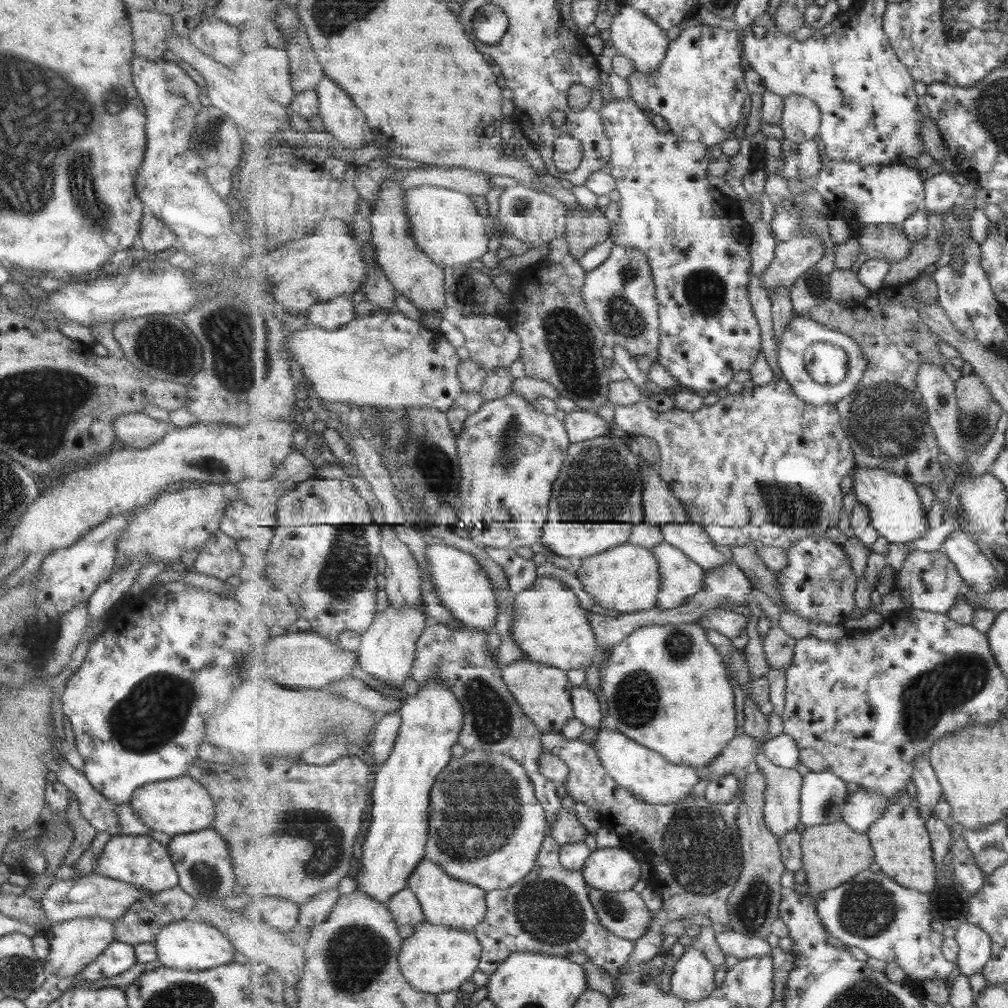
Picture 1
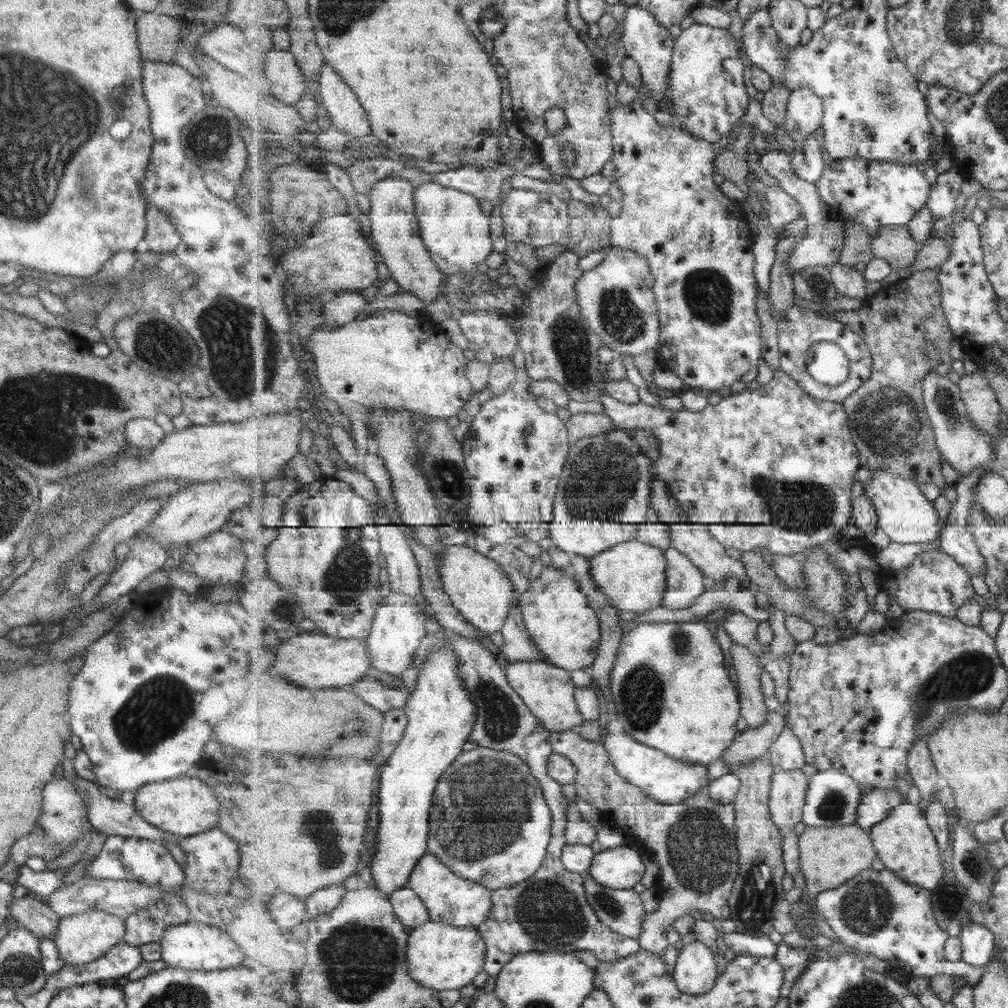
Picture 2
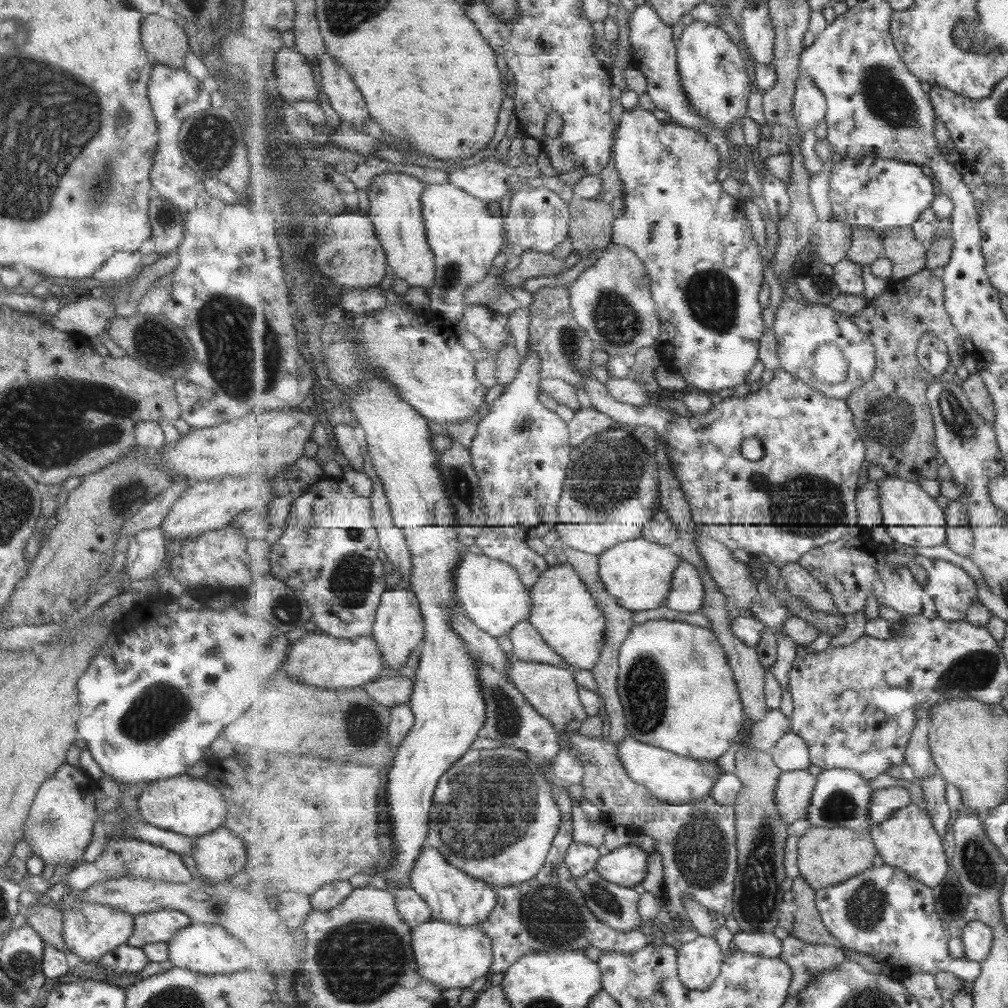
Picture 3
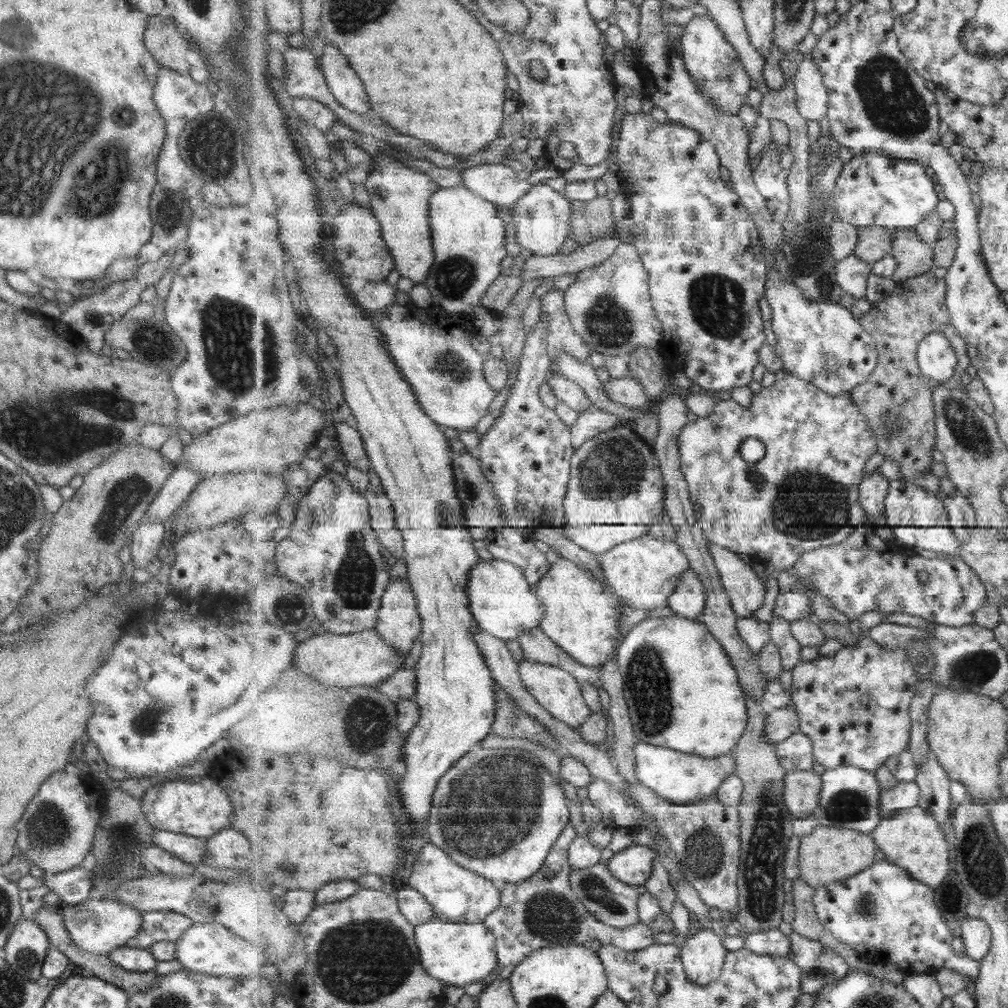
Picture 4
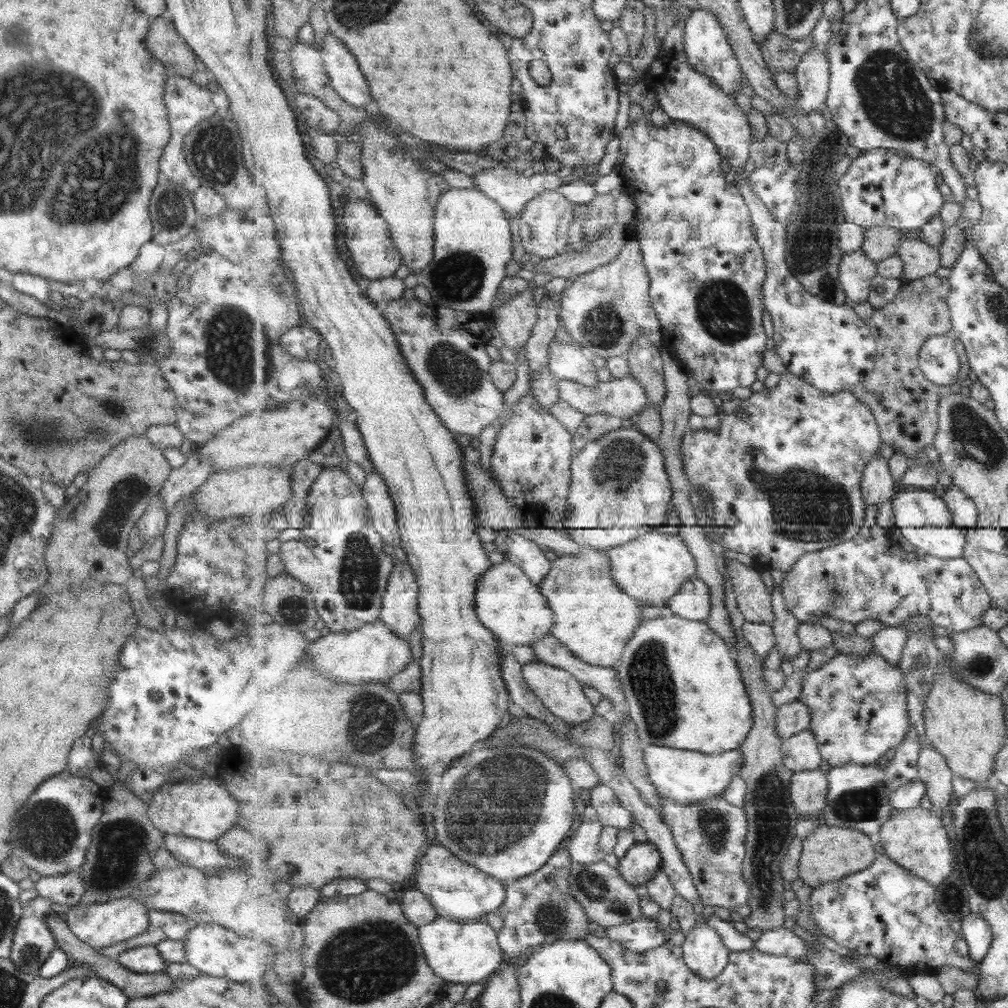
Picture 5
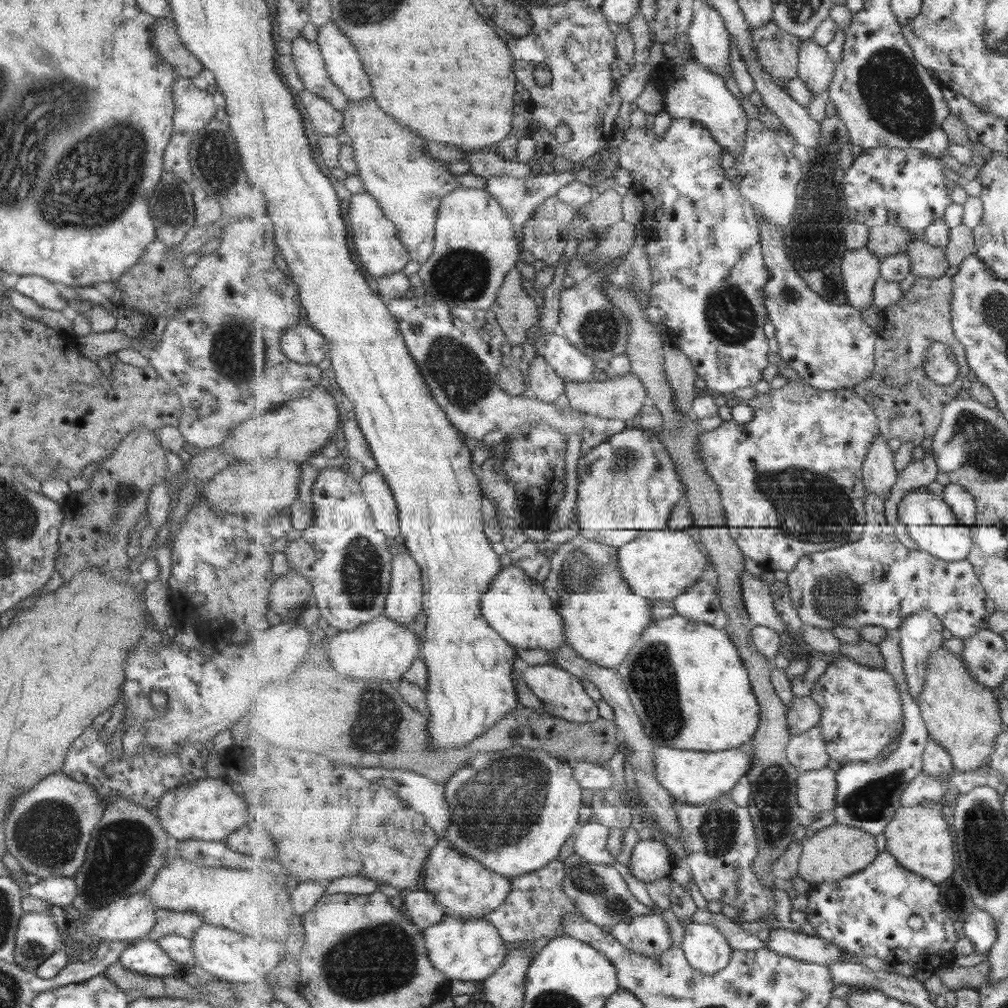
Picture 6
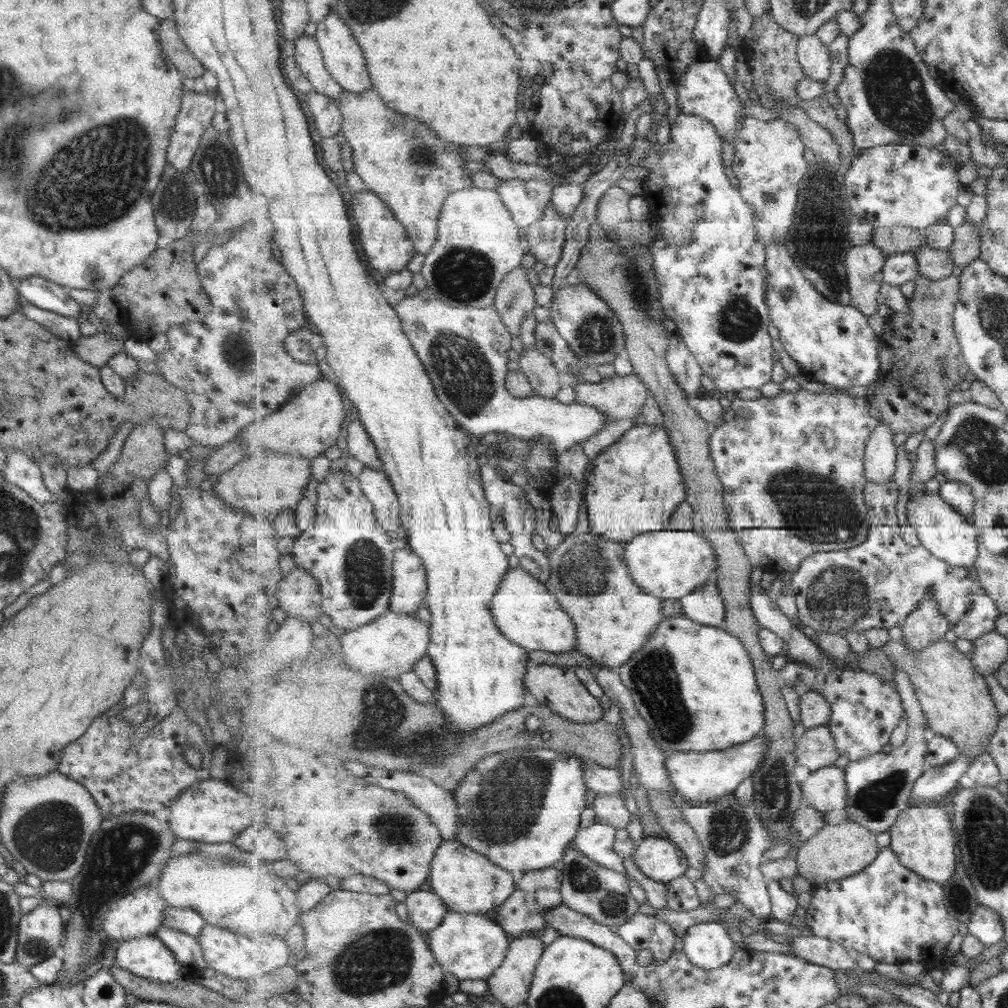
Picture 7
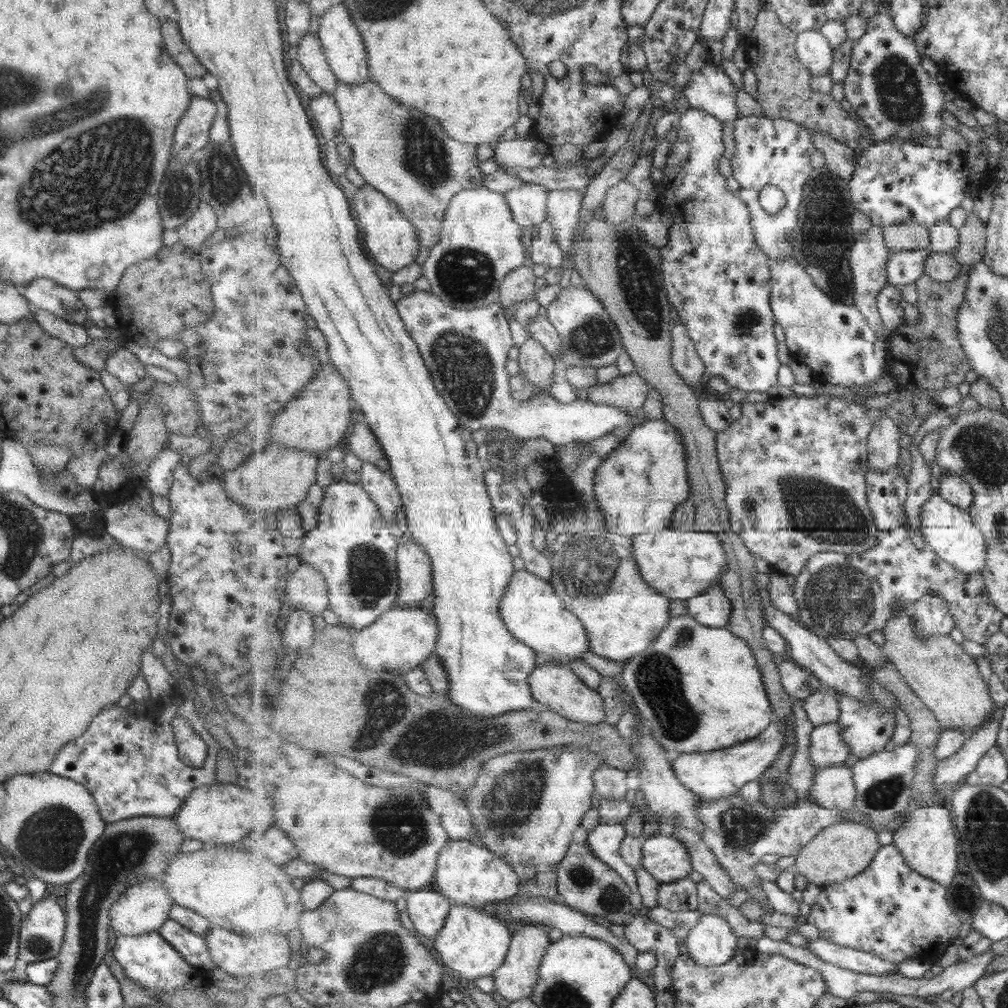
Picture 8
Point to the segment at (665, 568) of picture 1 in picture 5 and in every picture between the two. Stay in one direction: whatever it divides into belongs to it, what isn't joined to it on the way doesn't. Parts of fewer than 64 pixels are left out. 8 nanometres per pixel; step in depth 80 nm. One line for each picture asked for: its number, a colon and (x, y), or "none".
2: (686, 582)
3: (688, 594)
4: (690, 599)
5: (693, 602)

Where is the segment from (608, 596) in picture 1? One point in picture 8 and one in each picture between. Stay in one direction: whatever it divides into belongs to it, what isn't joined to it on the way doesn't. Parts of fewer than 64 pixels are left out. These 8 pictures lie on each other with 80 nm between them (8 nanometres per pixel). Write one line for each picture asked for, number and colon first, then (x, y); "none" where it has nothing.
2: (633, 574)
3: (641, 573)
4: (646, 571)
5: (653, 568)
6: (660, 565)
7: (670, 564)
8: (681, 564)

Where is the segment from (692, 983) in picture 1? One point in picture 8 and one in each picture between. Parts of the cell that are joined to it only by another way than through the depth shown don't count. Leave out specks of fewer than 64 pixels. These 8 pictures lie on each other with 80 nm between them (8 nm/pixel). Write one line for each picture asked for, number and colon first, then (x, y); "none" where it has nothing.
2: (695, 972)
3: (700, 961)
4: (704, 954)
5: (705, 951)
6: (707, 949)
7: (709, 945)
8: (712, 942)

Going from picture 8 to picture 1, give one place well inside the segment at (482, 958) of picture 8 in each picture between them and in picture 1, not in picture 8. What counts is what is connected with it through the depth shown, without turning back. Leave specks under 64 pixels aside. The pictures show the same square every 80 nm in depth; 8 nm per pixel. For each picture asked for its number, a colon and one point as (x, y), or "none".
1: (435, 958)
2: (440, 956)
3: (452, 956)
4: (456, 953)
5: (460, 952)
6: (464, 949)
7: (471, 946)

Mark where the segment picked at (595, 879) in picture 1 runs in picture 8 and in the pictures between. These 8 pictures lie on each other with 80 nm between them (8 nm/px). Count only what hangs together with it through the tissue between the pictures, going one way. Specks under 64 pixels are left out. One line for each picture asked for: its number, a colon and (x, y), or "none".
2: (622, 867)
3: (627, 866)
4: (633, 865)
5: (644, 859)
6: (651, 859)
7: (661, 859)
8: (666, 858)

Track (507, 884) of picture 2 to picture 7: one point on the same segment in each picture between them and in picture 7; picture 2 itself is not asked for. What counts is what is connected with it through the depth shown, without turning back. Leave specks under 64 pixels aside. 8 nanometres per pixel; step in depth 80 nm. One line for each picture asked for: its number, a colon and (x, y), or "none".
3: (495, 816)
4: (498, 812)
5: (505, 810)
6: (513, 810)
7: (522, 807)

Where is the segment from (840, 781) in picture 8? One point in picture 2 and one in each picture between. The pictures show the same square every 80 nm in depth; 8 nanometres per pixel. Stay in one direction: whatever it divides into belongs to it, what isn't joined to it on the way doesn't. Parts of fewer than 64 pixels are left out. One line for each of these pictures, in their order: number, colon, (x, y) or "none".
2: (788, 794)
3: (795, 790)
4: (802, 793)
5: (810, 789)
6: (817, 789)
7: (825, 789)

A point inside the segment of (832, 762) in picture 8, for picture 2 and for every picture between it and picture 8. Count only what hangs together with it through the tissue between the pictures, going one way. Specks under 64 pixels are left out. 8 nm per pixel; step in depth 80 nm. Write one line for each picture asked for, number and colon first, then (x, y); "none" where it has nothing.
2: (787, 753)
3: (792, 753)
4: (797, 752)
5: (802, 752)
6: (807, 751)
7: (816, 748)

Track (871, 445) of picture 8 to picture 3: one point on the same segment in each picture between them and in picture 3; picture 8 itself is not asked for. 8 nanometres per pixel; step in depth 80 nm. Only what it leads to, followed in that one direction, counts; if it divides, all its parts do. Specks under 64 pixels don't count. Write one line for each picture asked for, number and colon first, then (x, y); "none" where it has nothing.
3: (870, 512)
4: (874, 489)
5: (878, 486)
6: (880, 476)
7: (881, 453)

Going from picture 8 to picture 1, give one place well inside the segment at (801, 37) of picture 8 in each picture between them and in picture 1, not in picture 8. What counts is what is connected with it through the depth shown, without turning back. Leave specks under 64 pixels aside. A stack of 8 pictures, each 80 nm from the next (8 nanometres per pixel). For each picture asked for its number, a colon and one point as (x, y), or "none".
1: (802, 121)
2: (805, 113)
3: (811, 107)
4: (813, 96)
5: (813, 73)
6: (816, 68)
7: (814, 55)

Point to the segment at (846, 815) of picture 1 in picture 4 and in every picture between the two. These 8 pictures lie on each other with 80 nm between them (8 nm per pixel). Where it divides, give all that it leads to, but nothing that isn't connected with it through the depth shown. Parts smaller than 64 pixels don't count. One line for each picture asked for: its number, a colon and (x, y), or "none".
2: (875, 805)
3: (884, 802)
4: (904, 795)

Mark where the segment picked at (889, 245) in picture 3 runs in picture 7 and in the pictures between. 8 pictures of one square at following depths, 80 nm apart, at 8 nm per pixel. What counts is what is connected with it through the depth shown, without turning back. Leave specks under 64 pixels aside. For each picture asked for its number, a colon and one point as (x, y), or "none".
4: (915, 257)
5: (921, 259)
6: (927, 260)
7: (934, 263)

